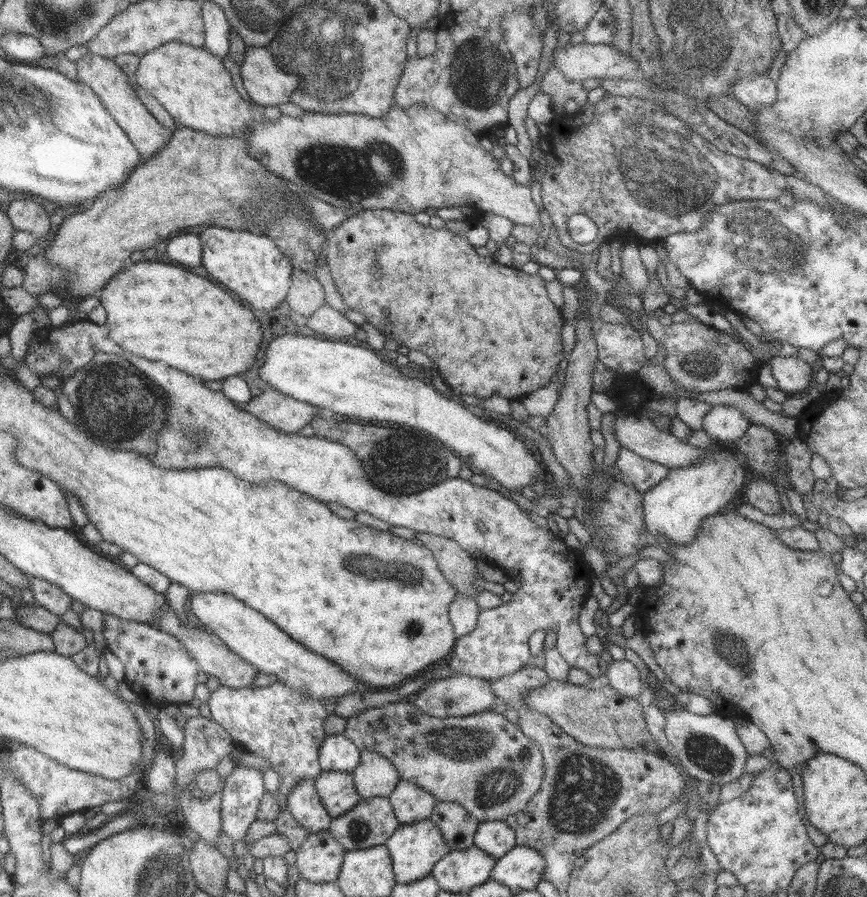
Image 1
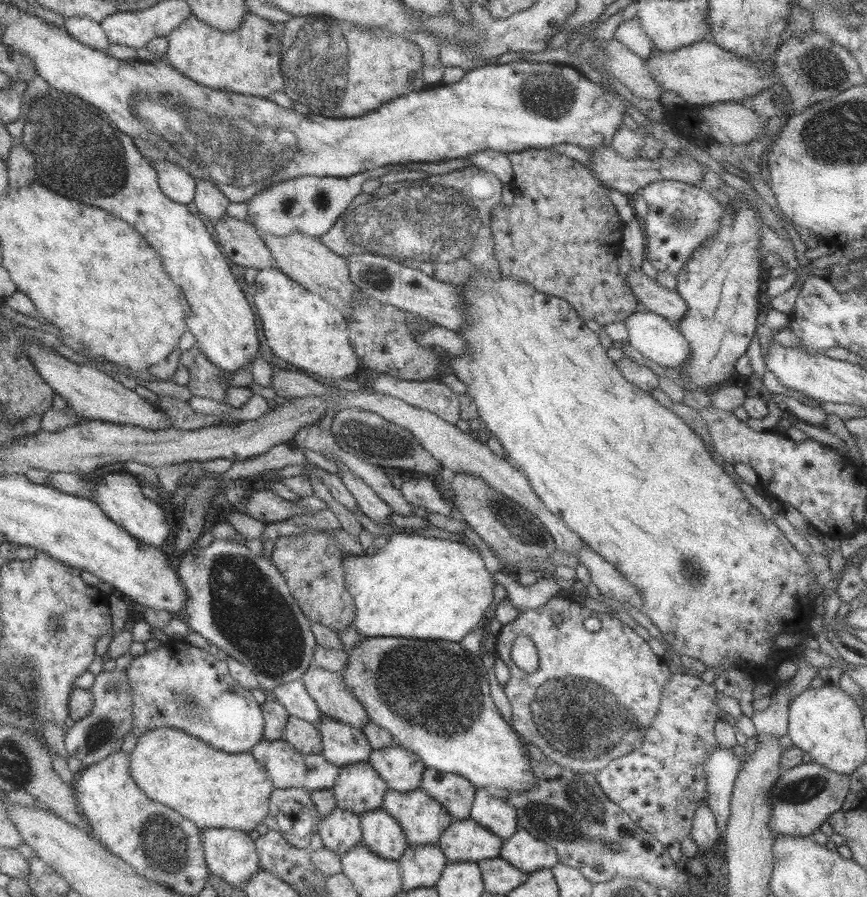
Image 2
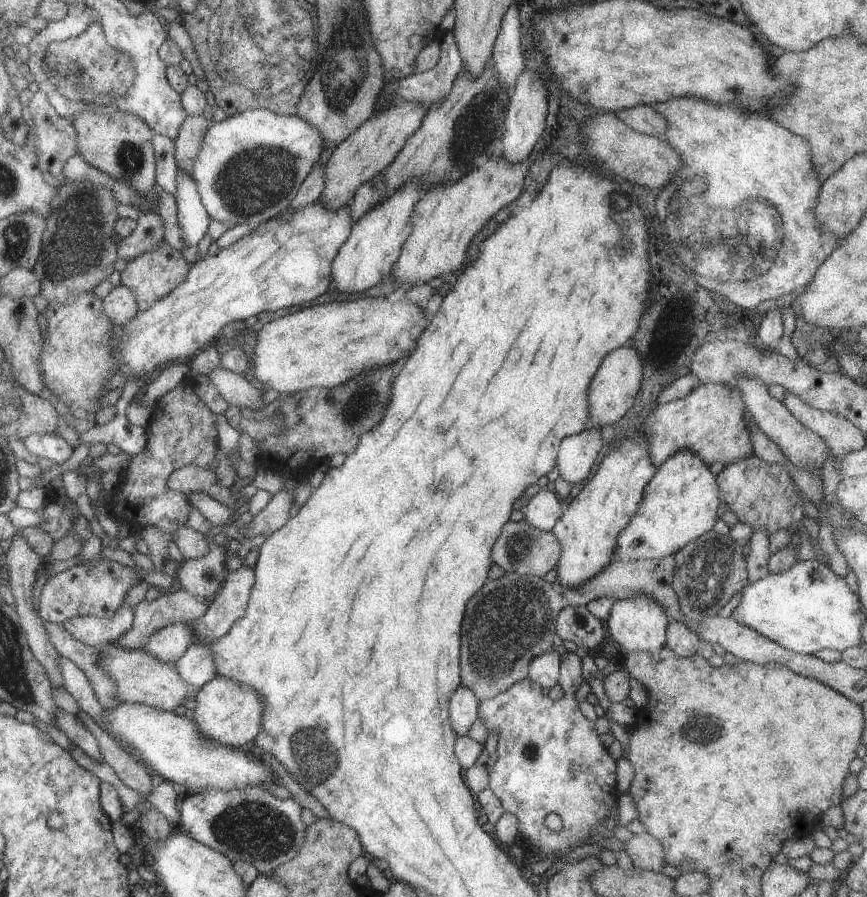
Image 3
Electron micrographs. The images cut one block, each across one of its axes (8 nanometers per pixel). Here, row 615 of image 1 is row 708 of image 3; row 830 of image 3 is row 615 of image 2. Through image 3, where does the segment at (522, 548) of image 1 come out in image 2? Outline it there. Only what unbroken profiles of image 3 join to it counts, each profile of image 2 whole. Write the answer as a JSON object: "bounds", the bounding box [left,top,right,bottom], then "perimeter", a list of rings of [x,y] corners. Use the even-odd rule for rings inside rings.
{"bounds":[495,596,672,774],"perimeter":[[[554,596],[545,605],[520,612],[511,623],[502,625],[495,637],[497,657],[508,666],[511,675],[503,686],[513,708],[509,723],[526,743],[542,748],[548,760],[574,772],[595,774],[616,758],[626,756],[642,746],[648,728],[659,711],[664,685],[670,681],[672,672],[668,662],[656,655],[648,643],[620,619],[610,612],[584,609],[580,604],[575,604],[572,598]],[[555,614],[562,616],[558,626],[552,619]],[[589,616],[597,616],[601,621],[599,631],[590,632],[584,627],[583,622]],[[521,634],[527,634],[537,648],[539,667],[536,672],[522,670],[511,657],[514,639]]]}

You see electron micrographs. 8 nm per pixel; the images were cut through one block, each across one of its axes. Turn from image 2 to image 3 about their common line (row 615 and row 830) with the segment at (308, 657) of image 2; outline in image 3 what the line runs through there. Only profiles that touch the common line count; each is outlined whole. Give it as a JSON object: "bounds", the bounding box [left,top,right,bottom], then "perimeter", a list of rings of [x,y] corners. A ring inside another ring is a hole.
{"bounds":[180,786,305,874],"perimeter":[[[258,786],[246,790],[225,791],[207,788],[201,792],[191,792],[180,802],[181,829],[189,833],[194,840],[217,850],[228,857],[231,862],[244,860],[256,867],[260,874],[272,874],[276,868],[290,862],[300,852],[304,844],[305,824],[300,814],[302,807],[294,799],[281,799]]]}

